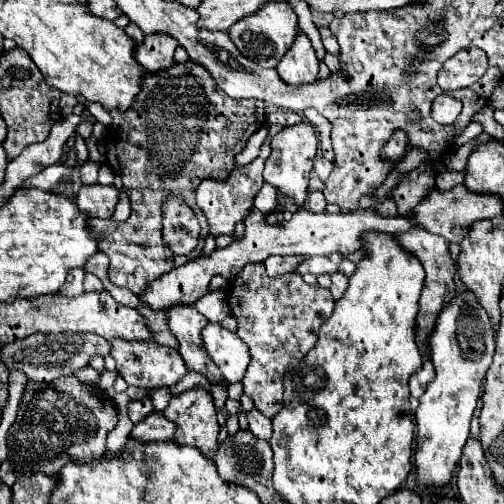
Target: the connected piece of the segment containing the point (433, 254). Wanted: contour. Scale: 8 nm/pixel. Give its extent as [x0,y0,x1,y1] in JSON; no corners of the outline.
[395,227,455,359]

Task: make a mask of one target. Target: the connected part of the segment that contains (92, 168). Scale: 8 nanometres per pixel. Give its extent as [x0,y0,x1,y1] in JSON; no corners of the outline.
[81,161,99,185]

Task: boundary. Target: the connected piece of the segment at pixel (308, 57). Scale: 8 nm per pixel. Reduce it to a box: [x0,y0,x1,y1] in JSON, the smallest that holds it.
[277,33,319,85]

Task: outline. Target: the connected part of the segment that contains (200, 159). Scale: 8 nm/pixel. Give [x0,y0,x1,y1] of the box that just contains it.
[89,61,265,295]

